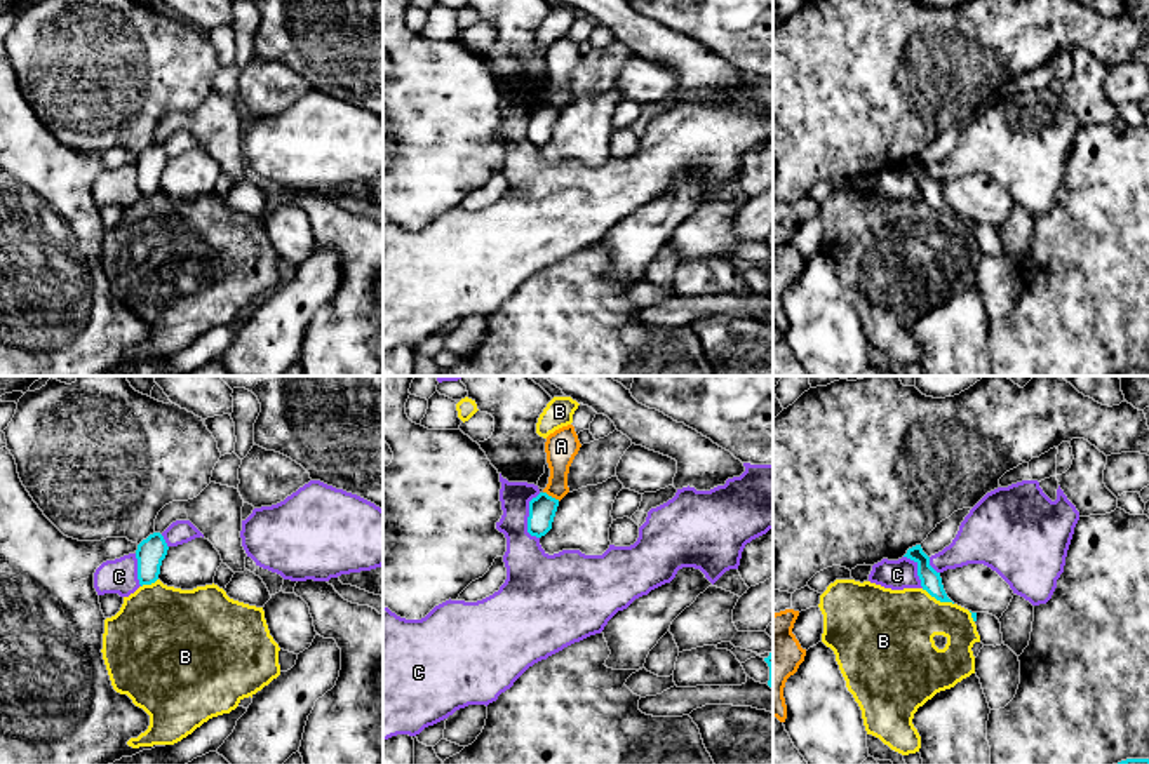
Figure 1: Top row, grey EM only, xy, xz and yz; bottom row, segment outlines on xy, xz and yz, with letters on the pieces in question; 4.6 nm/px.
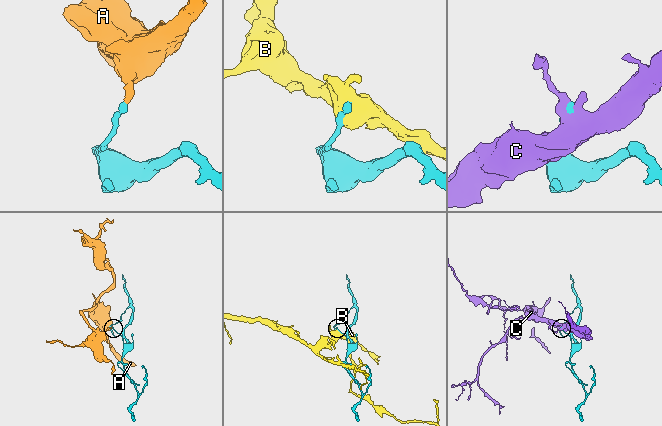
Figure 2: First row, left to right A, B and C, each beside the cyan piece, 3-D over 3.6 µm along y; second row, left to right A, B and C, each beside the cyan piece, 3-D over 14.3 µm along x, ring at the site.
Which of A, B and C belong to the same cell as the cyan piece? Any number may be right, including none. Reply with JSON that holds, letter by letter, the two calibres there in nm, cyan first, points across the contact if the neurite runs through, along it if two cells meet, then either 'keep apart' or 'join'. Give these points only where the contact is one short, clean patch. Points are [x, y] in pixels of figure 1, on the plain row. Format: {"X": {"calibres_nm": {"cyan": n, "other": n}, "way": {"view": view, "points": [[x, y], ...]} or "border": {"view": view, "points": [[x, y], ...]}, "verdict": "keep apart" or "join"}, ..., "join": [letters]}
{"A": {"calibres_nm": {"cyan": 130, "other": 150}, "border": {"view": "xz", "points": [[544, 101], [559, 110]]}, "verdict": "keep apart"}, "B": {"calibres_nm": {"cyan": 100, "other": 380}, "verdict": "keep apart"}, "C": {"calibres_nm": {"cyan": 130, "other": 220}, "border": {"view": "xz", "points": [[540, 103], [530, 112], [528, 127], [528, 141], [537, 148]]}, "verdict": "keep apart"}, "join": []}

